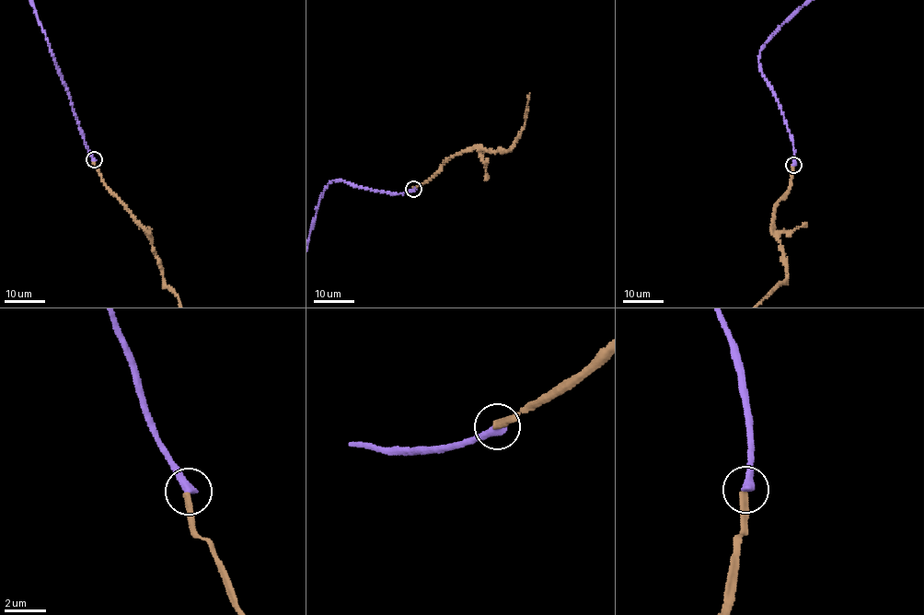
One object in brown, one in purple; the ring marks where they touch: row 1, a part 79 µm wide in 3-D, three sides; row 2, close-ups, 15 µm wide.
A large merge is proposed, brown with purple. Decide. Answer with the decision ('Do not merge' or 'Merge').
Do not merge

